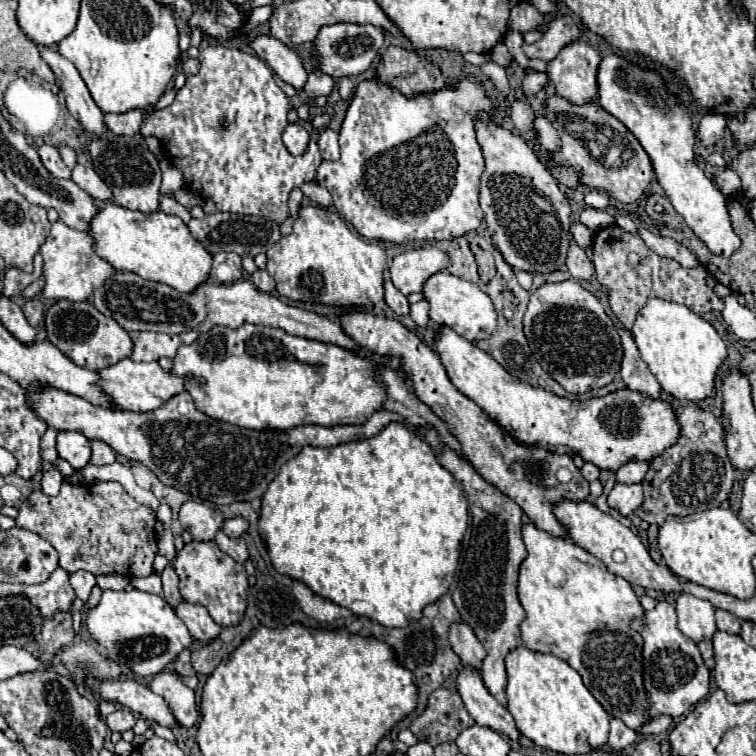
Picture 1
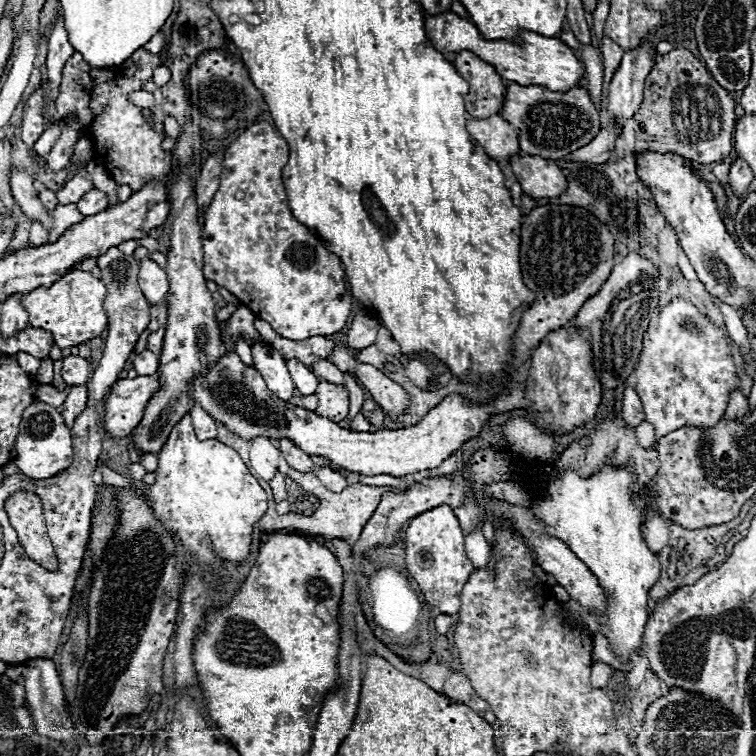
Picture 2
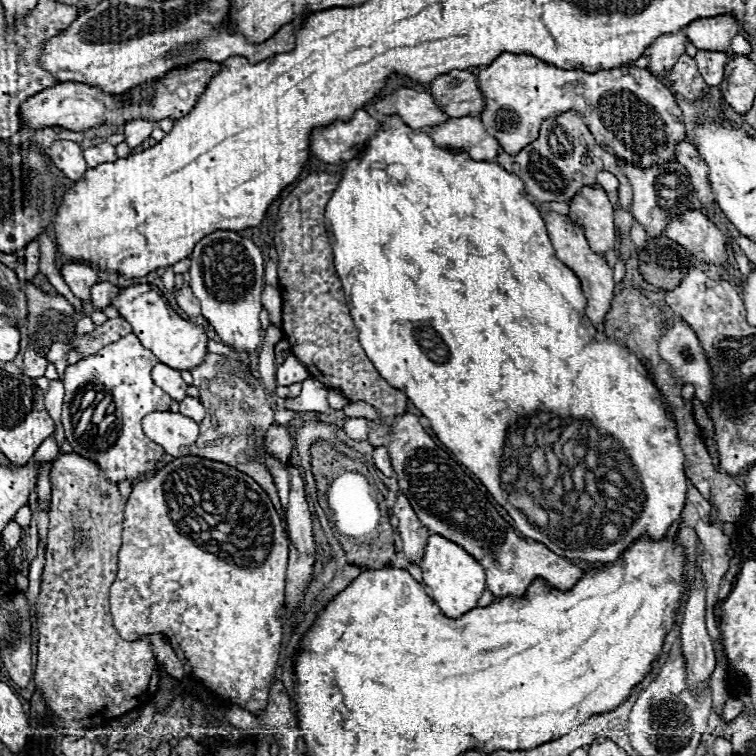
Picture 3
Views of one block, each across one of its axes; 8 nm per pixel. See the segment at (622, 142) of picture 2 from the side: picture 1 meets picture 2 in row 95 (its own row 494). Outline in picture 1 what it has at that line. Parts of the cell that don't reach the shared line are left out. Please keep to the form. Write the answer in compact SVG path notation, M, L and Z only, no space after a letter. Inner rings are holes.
M686 404L676 414L680 424L680 438L666 452L650 462L648 474L642 482L644 504L636 510L640 520L648 524L662 524L666 516L686 516L720 506L734 484L734 466L726 454L722 424L710 410L696 404Z

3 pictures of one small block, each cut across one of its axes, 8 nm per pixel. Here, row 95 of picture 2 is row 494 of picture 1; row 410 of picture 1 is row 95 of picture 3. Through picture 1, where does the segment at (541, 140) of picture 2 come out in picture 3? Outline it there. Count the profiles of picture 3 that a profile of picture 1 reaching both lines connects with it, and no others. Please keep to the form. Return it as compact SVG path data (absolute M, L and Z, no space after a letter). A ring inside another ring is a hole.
M452 70L430 82L430 94L448 116L478 116L486 102L476 76L468 70Z

